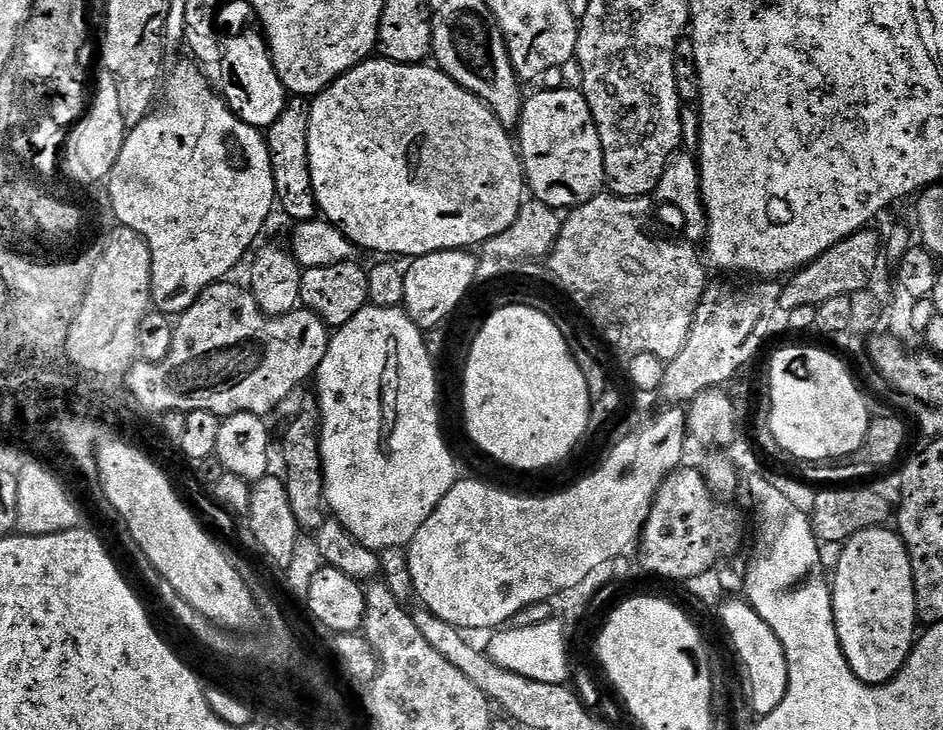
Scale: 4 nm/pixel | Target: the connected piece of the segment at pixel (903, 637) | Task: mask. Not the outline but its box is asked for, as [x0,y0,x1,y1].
[830,526,918,684]

